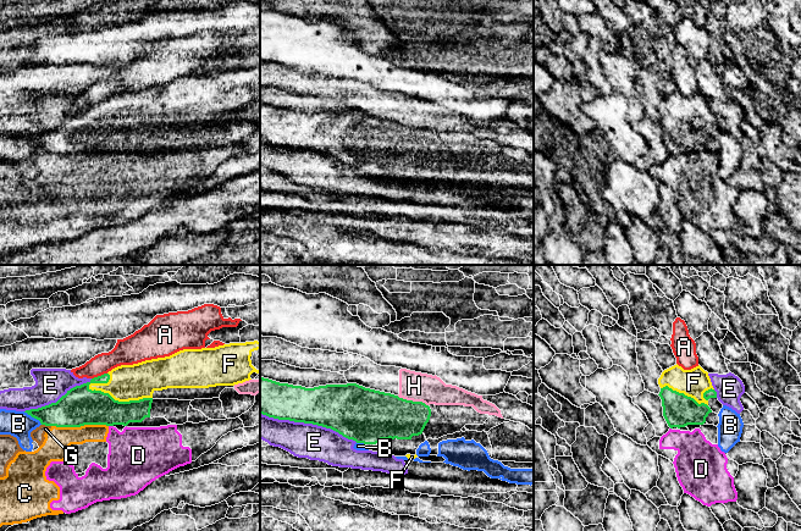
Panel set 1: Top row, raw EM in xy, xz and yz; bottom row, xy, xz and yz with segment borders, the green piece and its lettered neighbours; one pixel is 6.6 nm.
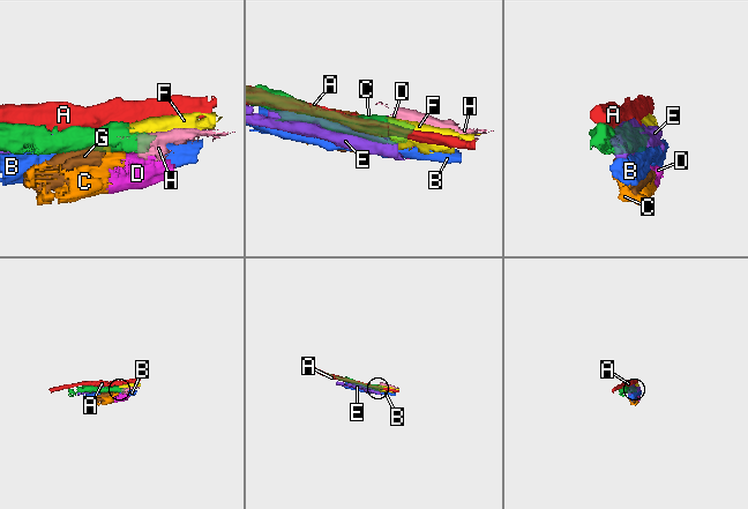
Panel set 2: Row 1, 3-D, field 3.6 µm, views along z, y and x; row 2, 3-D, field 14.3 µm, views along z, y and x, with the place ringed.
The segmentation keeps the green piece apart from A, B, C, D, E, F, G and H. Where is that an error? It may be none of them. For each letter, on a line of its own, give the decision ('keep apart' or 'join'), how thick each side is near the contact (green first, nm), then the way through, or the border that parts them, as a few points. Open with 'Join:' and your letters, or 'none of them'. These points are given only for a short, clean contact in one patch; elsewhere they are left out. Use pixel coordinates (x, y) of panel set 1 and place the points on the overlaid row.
Join: F
A: keep apart | 260/180 nm
B: keep apart | 220/180 nm
C: keep apart | 260/180 nm | along xy (51, 425), (108, 426)
D: keep apart | 260/360 nm | along xy (109, 425), (112, 426)
E: keep apart | 320/220 nm
F: join | 240/240 nm
G: keep apart | 240/90 nm
H: keep apart | 320/190 nm | along xz (397, 396), (404, 399), (421, 400), (427, 405)

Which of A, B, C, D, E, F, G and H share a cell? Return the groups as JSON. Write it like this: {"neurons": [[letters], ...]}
{"neurons": [["A"], ["B"], ["C", "D", "G"], ["E"], ["F"], ["H"]]}

